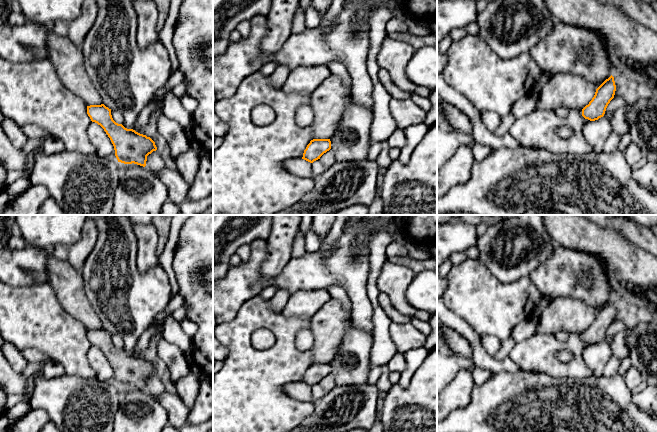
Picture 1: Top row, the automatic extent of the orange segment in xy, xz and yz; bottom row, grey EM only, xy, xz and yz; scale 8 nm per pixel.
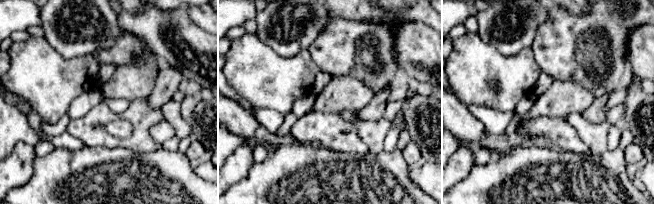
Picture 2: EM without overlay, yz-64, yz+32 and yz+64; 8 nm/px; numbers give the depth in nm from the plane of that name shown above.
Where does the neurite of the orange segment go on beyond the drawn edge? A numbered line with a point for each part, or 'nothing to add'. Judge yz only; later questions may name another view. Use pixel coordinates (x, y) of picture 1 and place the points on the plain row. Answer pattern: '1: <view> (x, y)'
1: yz (567, 314)

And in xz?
1: xz (328, 326)

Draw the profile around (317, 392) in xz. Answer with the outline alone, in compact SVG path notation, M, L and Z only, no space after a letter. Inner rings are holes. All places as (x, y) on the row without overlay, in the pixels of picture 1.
M319 383L312 387L312 397L314 402L321 399L324 395L325 393Z

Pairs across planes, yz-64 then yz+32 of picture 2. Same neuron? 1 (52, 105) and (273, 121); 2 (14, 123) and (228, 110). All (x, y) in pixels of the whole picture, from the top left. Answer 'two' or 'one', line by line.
1: two
2: two

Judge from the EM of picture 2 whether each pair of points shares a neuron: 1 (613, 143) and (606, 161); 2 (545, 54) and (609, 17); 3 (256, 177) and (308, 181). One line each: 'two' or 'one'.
1: two
2: one
3: one

